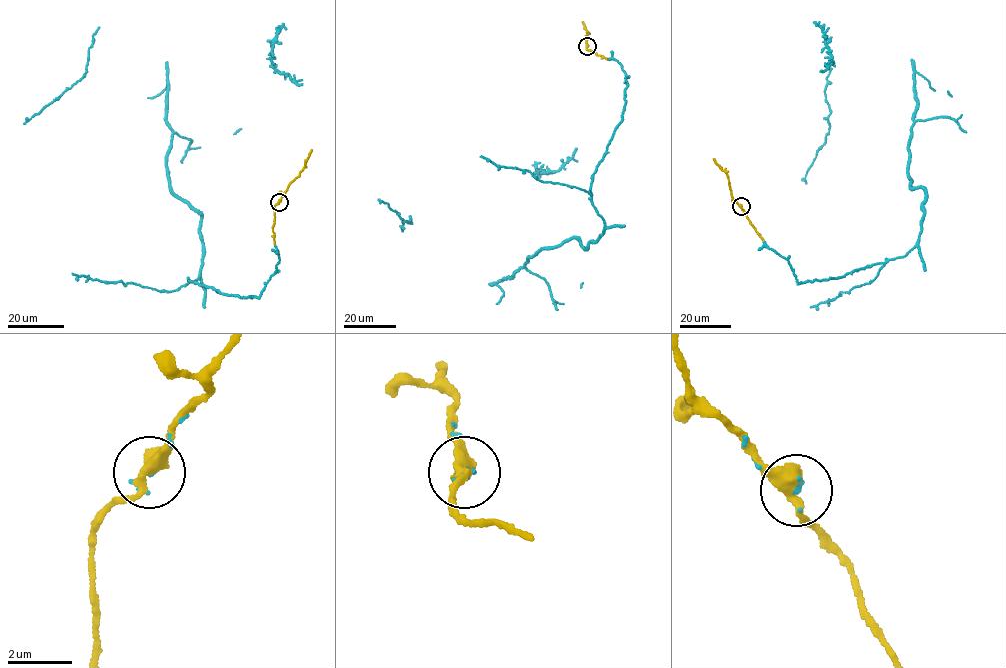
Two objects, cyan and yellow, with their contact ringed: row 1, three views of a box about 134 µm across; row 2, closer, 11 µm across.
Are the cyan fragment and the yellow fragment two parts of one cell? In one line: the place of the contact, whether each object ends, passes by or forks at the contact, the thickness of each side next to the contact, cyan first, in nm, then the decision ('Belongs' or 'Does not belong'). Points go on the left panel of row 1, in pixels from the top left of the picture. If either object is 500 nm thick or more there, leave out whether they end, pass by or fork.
Place: (279, 202). At the ring cyan ends. At the ring yellow passes by. Thickness 90 nm (cyan) against 420 nm. Belongs

